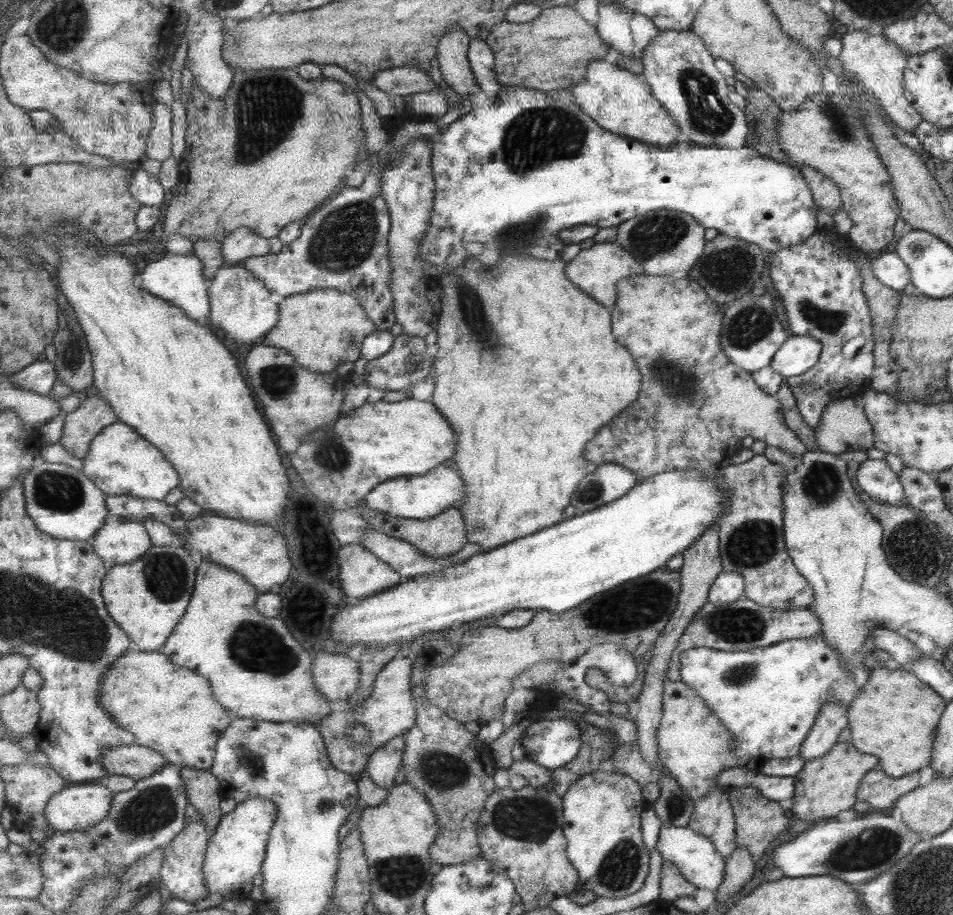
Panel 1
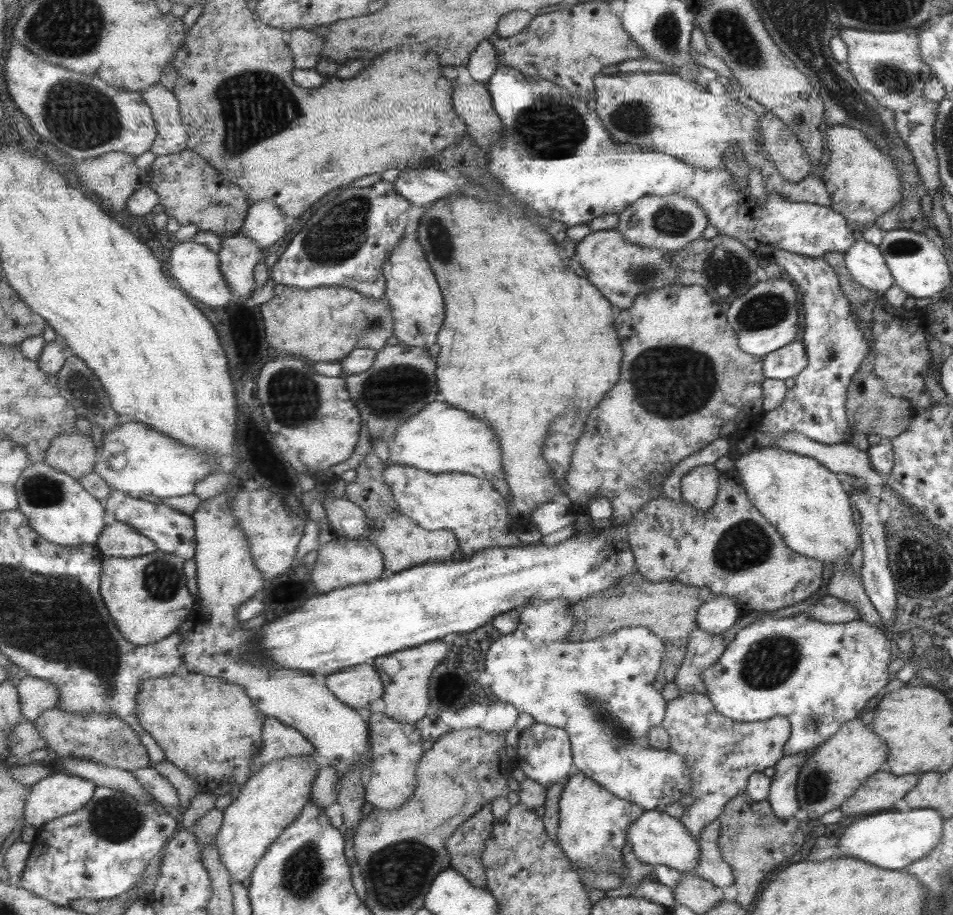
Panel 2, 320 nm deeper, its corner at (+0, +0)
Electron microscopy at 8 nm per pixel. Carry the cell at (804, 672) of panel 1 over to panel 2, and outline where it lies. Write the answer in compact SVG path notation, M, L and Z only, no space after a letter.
M804 610L789 617L777 618L767 613L761 616L761 618L755 618L753 622L743 626L739 629L733 640L723 648L722 656L718 658L718 661L714 665L711 665L707 670L703 670L700 674L702 683L706 686L706 696L714 703L715 711L726 718L733 719L734 722L759 722L768 720L772 717L783 716L790 725L791 734L788 738L786 745L782 748L782 757L792 756L795 754L810 752L815 750L820 745L823 745L832 737L835 733L841 729L841 727L848 721L855 719L855 716L865 708L867 700L873 699L873 696L877 696L877 692L881 692L881 688L885 688L887 682L887 664L889 664L889 642L885 640L884 630L879 627L871 626L863 620L851 620L851 622L838 622L838 623L824 623L819 622L819 619L811 618L808 615L808 611Z

